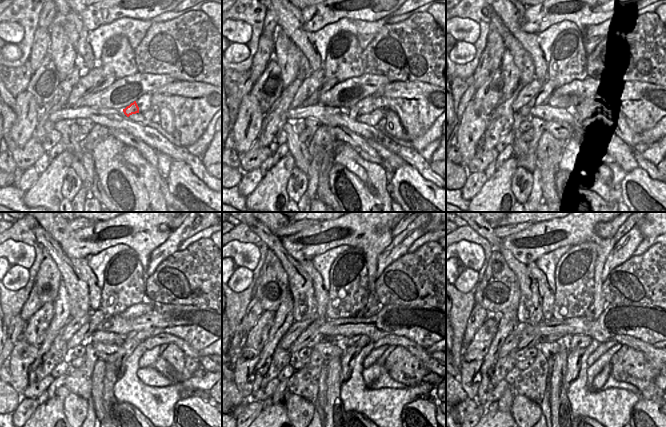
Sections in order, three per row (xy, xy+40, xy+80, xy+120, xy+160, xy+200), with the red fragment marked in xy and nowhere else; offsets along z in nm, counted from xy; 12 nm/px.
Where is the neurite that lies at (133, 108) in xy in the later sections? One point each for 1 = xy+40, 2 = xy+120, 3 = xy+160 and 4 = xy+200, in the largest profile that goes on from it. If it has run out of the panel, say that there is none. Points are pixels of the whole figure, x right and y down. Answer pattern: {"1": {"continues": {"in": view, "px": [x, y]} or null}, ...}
{"1": {"continues": {"in": "xy+40", "px": [353, 112]}}, "2": {"continues": {"in": "xy+120", "px": [129, 346]}}, "3": {"continues": {"in": "xy+160", "px": [357, 354]}}, "4": {"continues": {"in": "xy+200", "px": [578, 380]}}}

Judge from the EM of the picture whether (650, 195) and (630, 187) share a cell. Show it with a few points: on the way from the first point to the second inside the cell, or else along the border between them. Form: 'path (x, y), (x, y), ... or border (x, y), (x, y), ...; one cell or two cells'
path (645, 195), (642, 195), (635, 188); one cell

